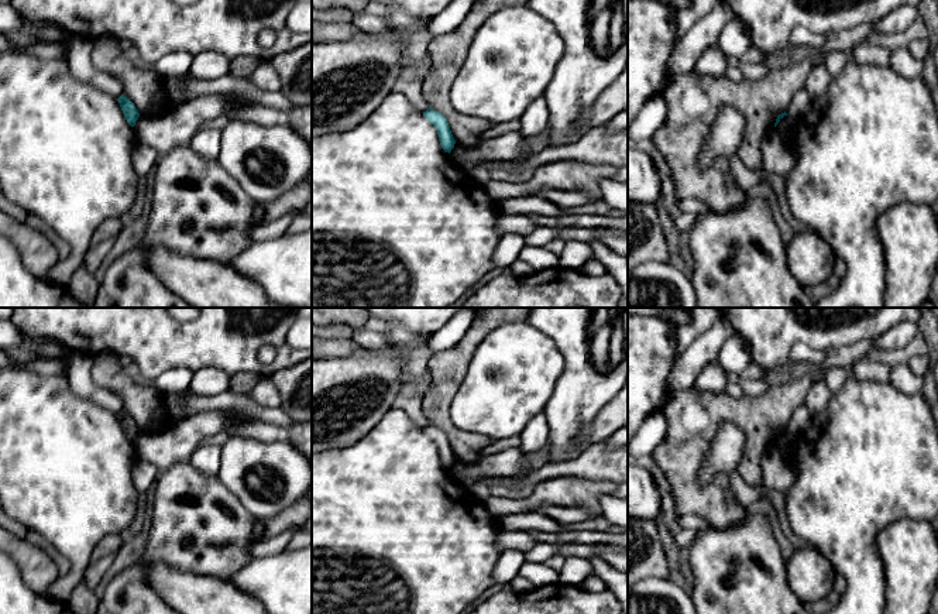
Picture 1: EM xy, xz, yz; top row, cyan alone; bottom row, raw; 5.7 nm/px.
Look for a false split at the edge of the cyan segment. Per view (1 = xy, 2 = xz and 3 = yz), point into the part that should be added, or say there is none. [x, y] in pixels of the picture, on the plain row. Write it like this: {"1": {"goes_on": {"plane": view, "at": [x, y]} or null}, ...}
{"1": {"goes_on": null}, "2": {"goes_on": null}, "3": {"goes_on": null}}

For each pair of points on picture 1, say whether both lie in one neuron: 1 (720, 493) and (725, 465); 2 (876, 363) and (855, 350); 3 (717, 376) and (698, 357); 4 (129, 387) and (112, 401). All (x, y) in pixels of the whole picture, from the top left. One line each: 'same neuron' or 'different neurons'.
1: different neurons
2: different neurons
3: different neurons
4: different neurons

